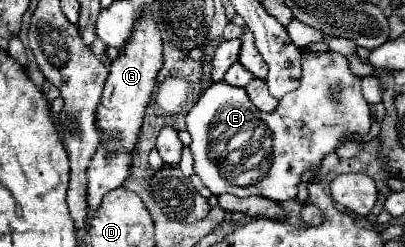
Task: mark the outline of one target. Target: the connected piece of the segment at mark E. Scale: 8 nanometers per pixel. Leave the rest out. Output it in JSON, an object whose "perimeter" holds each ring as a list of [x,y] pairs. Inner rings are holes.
{"perimeter":[[[300,49],[302,75],[298,79],[298,89],[284,95],[278,107],[270,113],[260,111],[246,95],[244,89],[232,87],[224,81],[210,85],[200,101],[186,115],[186,129],[192,135],[190,149],[194,153],[194,171],[202,183],[212,191],[212,195],[232,193],[238,197],[262,195],[272,201],[294,199],[298,193],[298,183],[302,173],[320,165],[330,153],[336,153],[346,141],[362,141],[370,133],[372,115],[370,105],[360,89],[360,75],[350,71],[350,61],[346,55],[336,51],[308,51]]]}

